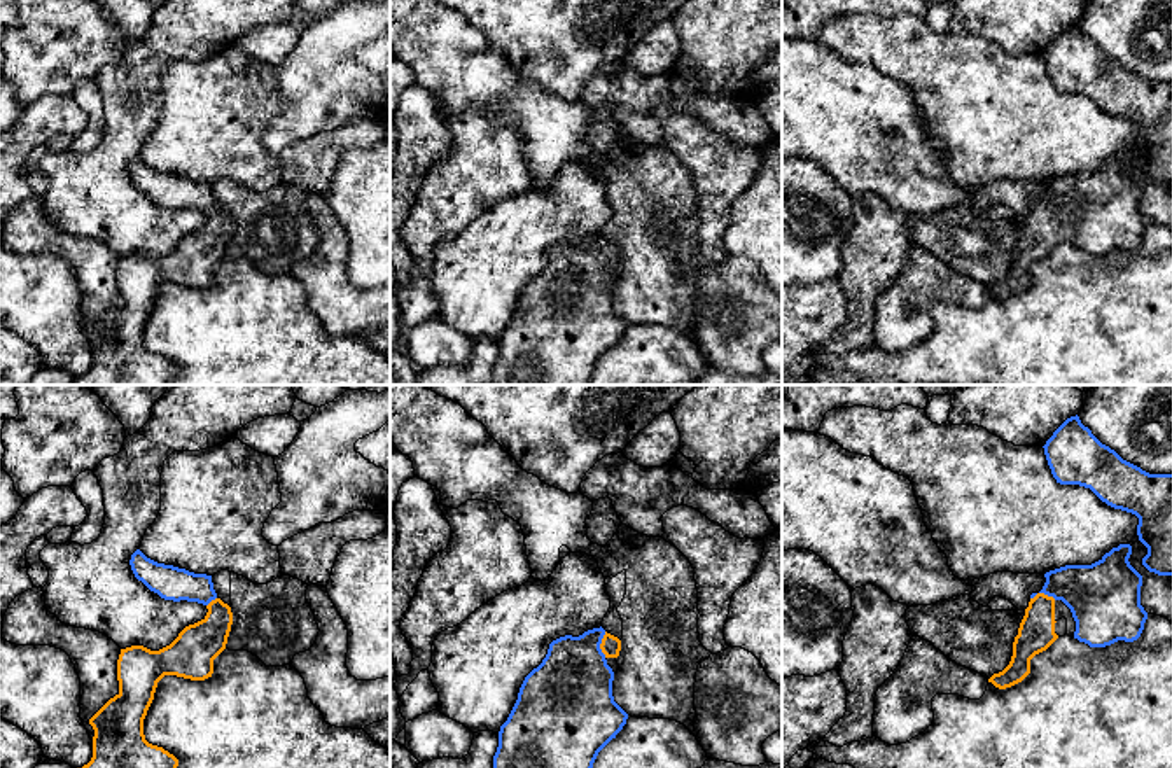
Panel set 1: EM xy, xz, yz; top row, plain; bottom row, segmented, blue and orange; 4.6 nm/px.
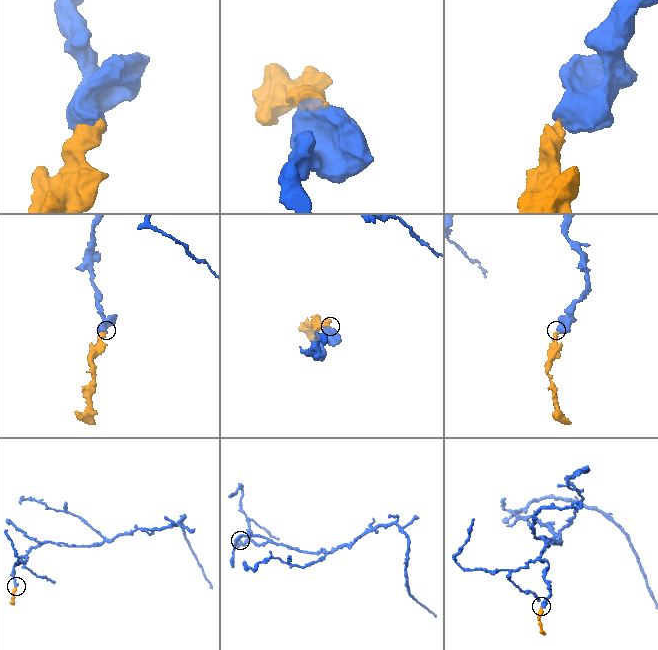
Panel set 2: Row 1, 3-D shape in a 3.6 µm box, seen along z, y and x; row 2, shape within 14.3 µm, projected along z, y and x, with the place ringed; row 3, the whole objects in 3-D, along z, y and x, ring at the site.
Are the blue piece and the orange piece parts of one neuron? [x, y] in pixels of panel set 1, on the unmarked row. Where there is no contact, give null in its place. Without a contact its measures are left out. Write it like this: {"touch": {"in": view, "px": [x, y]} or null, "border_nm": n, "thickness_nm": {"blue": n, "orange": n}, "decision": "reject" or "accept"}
{"touch": {"in": "xz", "px": [600, 251]}, "border_nm": 120, "thickness_nm": {"blue": 360, "orange": 90}, "decision": "accept"}

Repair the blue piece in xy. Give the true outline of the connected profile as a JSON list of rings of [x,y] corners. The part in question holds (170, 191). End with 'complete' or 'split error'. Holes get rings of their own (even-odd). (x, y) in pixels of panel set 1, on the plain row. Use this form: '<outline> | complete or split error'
[[[140,157],[131,163],[129,173],[135,185],[161,206],[198,210],[203,212],[208,220],[201,229],[185,234],[170,254],[159,259],[150,259],[143,254],[121,257],[117,268],[119,301],[89,327],[94,338],[93,366],[87,373],[77,376],[73,385],[171,385],[178,374],[178,367],[163,355],[149,352],[143,343],[143,327],[154,308],[157,290],[164,283],[191,289],[212,285],[213,268],[226,257],[231,240],[231,215],[217,205],[212,184],[157,171],[147,166]]] | split error

